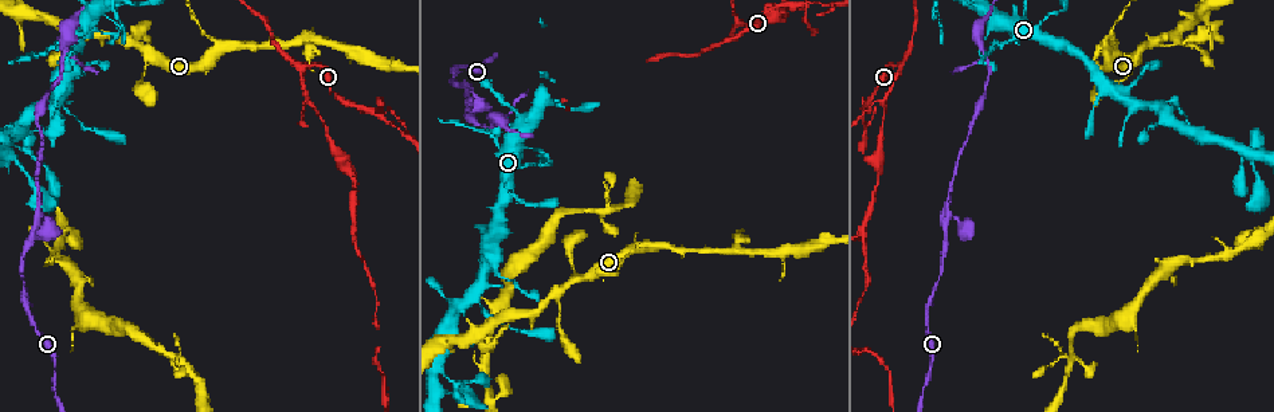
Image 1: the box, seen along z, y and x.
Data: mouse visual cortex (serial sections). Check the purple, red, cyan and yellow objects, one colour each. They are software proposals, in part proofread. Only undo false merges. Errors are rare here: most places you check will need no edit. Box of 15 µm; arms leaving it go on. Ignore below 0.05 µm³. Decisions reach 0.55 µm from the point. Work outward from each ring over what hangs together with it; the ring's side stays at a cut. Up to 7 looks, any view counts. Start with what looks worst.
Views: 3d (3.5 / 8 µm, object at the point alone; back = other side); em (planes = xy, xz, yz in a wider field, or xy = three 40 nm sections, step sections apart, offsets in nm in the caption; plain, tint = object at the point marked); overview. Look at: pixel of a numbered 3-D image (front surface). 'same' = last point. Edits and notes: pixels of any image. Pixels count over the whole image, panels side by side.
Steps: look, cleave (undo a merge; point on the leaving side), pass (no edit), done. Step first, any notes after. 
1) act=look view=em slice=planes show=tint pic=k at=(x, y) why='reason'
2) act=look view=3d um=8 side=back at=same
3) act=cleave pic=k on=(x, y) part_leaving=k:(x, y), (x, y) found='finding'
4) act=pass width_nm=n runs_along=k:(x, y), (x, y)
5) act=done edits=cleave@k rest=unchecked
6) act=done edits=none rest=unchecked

act=look view=em slice=xy step=1 show=tint pic=1 at=(883, 101) why='narrows sharply'

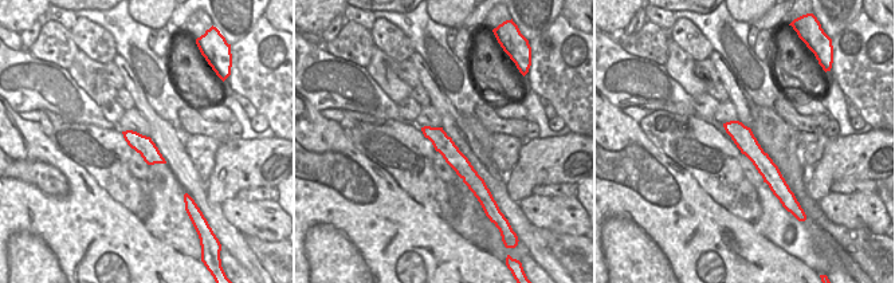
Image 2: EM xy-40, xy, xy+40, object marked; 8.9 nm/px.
act=look view=3d um=3.5 at=same

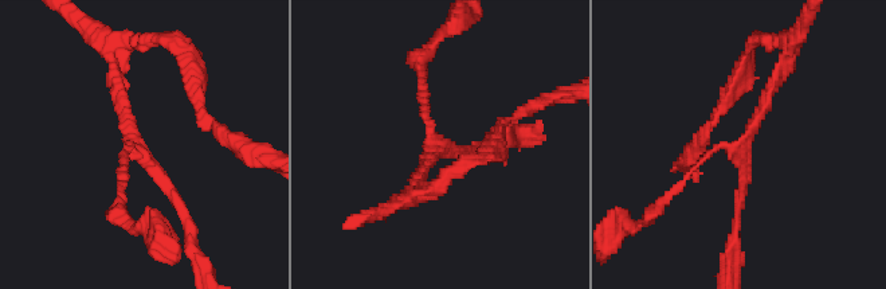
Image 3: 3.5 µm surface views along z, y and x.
act=pass arms=3 arm_widths_nm=100,150,150 runs_along=3:(117, 69), (133, 143), (187, 218) found='continuous, no second cell'

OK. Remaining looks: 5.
act=look view=3d um=3.5 pic=1 at=(634, 248) why='sudden change in width'

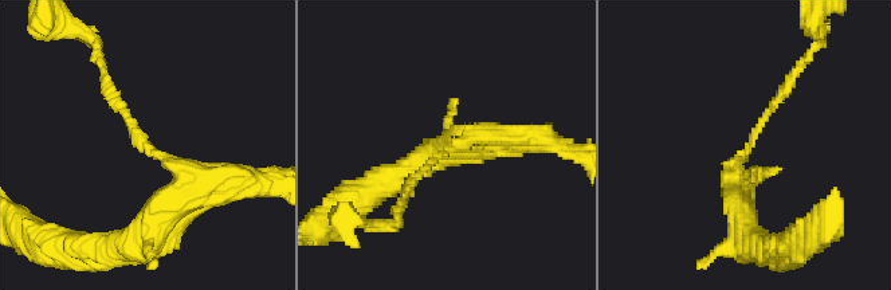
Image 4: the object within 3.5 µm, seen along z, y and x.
act=look view=em slice=planes show=plain pic=4 at=(143, 140) arm_widths_nm=150,350 why='shape alone is not enough'

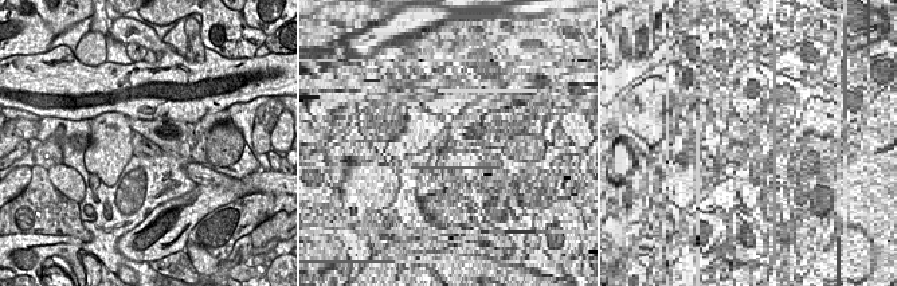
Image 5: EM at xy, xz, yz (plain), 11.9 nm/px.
act=look view=em slice=planes show=tint at=same why='where the object lies'

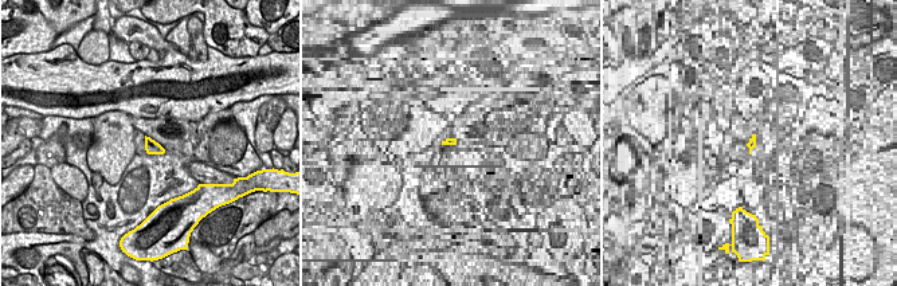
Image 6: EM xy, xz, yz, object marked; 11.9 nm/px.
act=cleave pic=4 on=(122, 108) part_leaving=4:(149, 151), (108, 93), (95, 51) found='a second cell is stuck on'

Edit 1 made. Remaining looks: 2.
act=done edits=cleave@4 rest=unchecked

